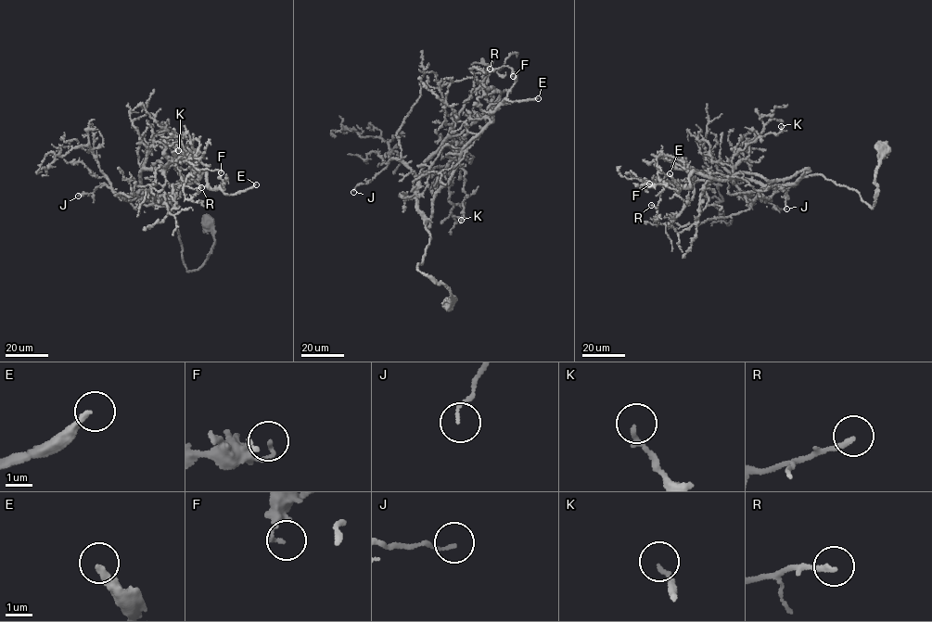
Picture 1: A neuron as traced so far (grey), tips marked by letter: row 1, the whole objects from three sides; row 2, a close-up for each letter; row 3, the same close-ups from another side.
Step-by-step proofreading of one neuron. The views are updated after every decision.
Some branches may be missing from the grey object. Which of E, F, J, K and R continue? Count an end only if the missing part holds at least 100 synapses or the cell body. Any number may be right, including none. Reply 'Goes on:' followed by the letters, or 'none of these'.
Goes on: E

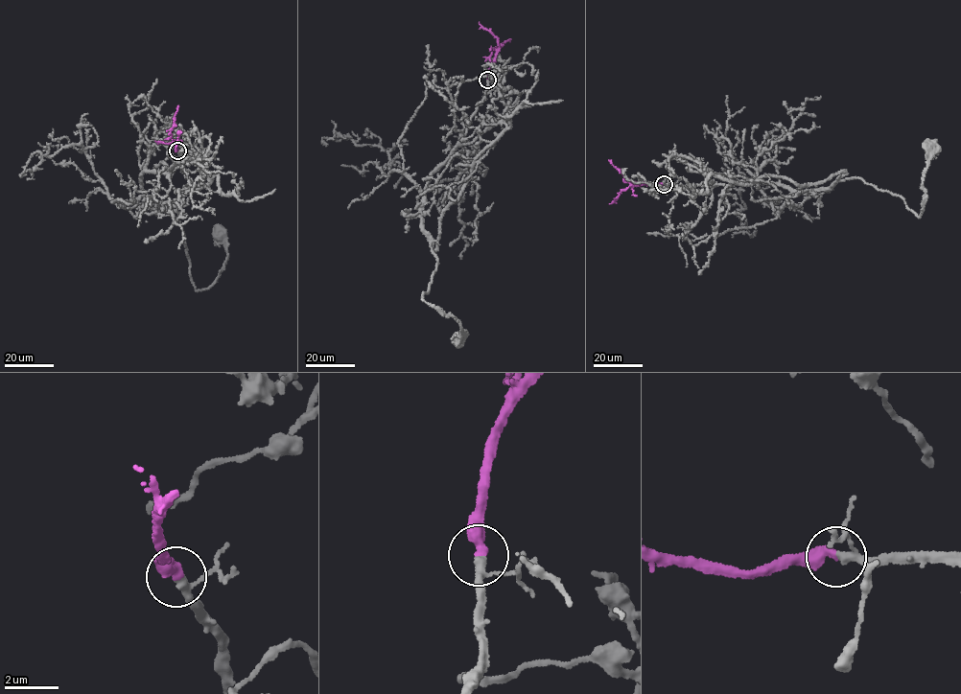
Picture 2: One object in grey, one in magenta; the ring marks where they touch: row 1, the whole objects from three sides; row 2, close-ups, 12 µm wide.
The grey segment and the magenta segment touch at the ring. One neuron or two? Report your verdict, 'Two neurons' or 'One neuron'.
One neuron

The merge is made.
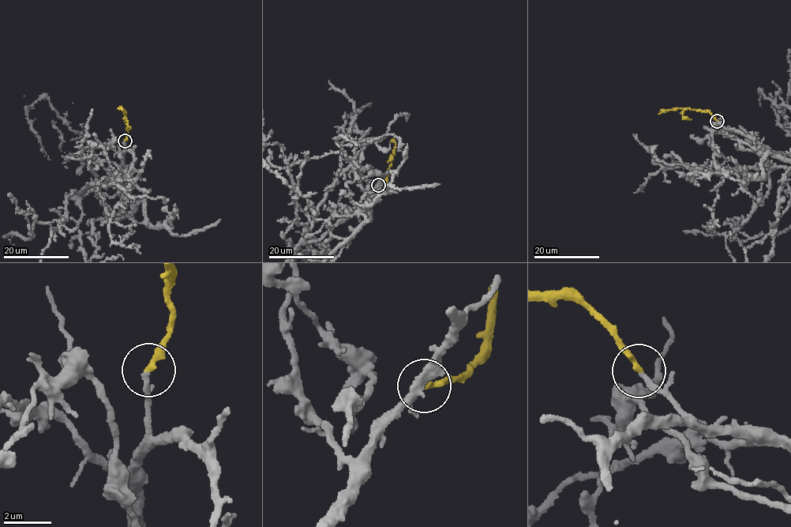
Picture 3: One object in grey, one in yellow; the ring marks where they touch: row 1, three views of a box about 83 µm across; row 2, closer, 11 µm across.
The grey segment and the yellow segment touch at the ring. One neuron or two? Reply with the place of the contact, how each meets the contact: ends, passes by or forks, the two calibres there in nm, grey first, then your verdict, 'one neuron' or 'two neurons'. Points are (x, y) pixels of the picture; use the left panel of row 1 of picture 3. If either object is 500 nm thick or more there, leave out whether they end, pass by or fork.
at (125, 141); grey ends there; yellow ends there; 220 nm thick on the grey side, 280 nm on the other; one neuron

